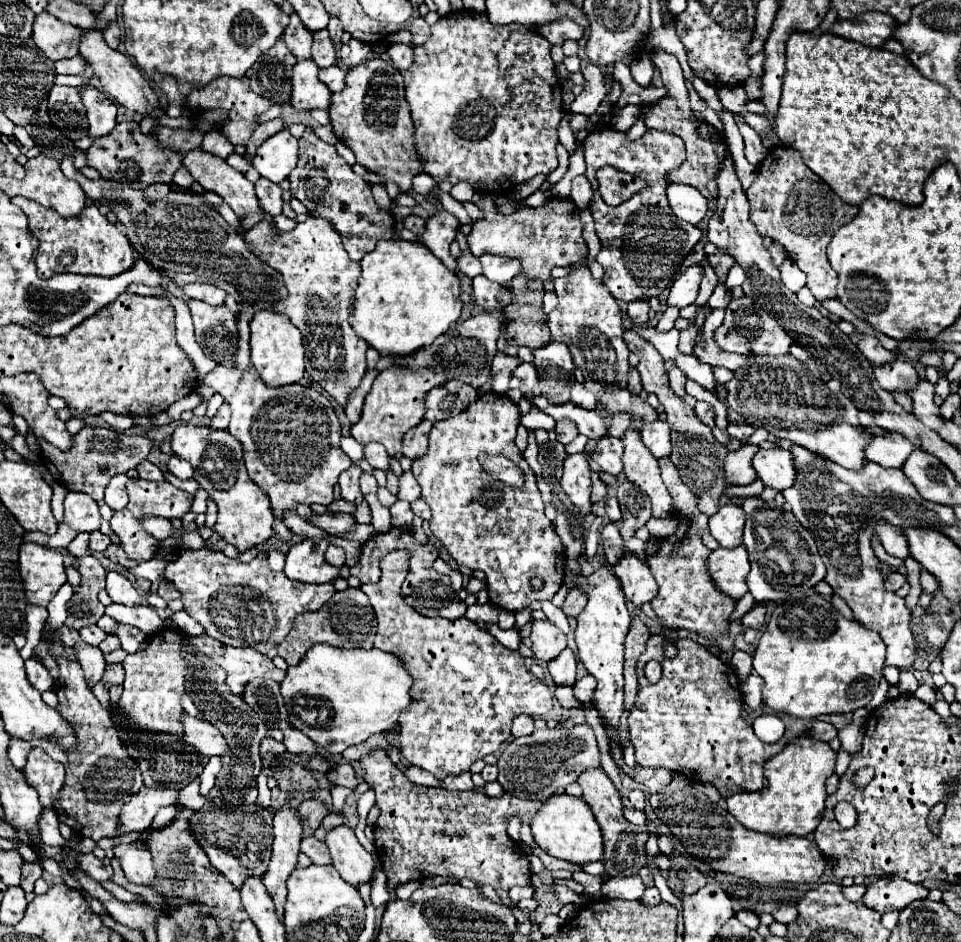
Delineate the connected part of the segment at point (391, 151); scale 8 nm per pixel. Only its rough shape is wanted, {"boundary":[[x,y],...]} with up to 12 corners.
{"boundary":[[352,67],[328,113],[358,163],[402,193],[422,173],[398,69]]}

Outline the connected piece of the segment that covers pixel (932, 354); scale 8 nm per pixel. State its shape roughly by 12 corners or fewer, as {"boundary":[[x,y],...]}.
{"boundary":[[938,351],[918,355],[924,367],[934,367],[944,373],[942,355]]}

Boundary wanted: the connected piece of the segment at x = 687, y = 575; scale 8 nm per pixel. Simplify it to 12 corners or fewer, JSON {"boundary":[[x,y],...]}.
{"boundary":[[668,457],[660,471],[682,521],[648,559],[668,625],[714,639],[736,603],[706,573],[708,517]]}

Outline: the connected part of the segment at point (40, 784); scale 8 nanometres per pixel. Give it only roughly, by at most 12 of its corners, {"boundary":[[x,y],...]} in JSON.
{"boundary":[[42,747],[30,751],[22,773],[42,805],[54,807],[64,765]]}

